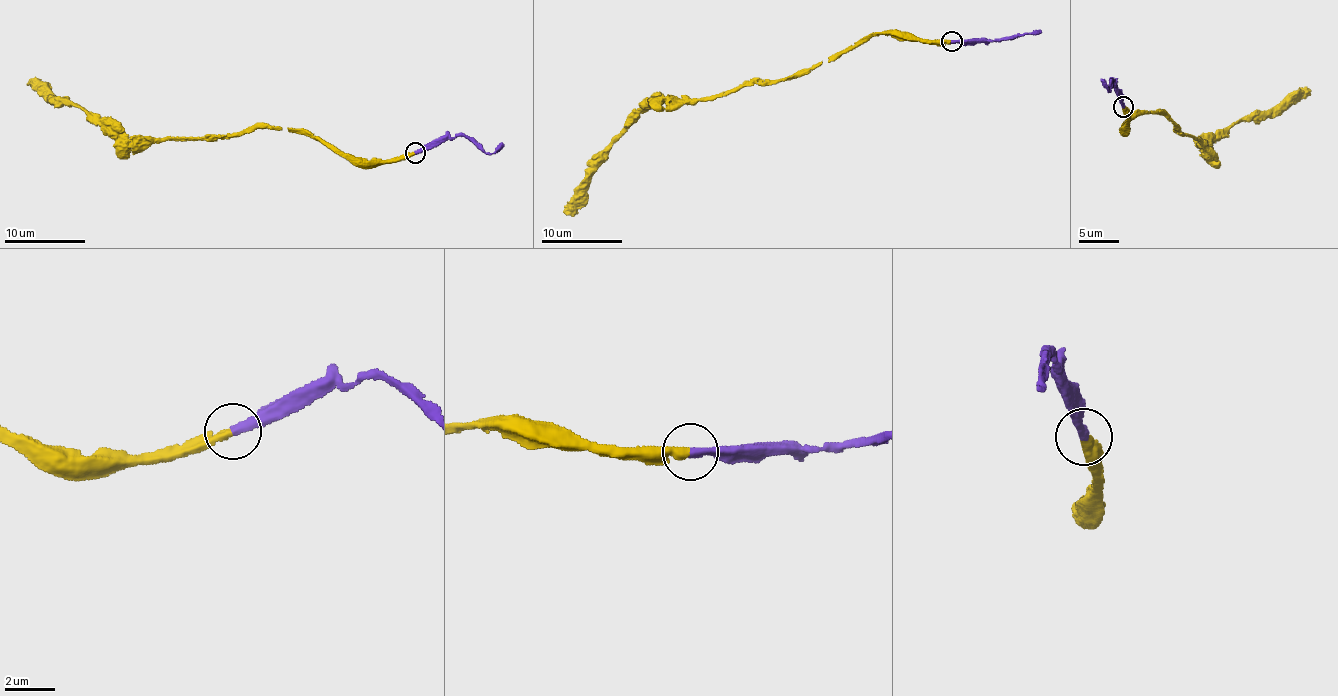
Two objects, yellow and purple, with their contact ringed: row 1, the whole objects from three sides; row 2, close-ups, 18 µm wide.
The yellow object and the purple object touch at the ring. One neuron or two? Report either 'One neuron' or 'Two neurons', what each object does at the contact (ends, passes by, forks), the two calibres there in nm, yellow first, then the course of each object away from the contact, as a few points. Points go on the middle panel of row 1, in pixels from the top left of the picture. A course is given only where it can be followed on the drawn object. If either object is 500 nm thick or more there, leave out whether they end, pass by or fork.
One neuron. At the ring yellow ends. At the ring purple ends. Thickness 320 nm (yellow) against 340 nm. Course of yellow: (950, 41), (876, 34), (810, 69), (773, 81), (743, 82), (702, 98), (654, 101), (637, 109), (571, 216). Course of purple: (952, 41), (1008, 38), (1041, 31)

